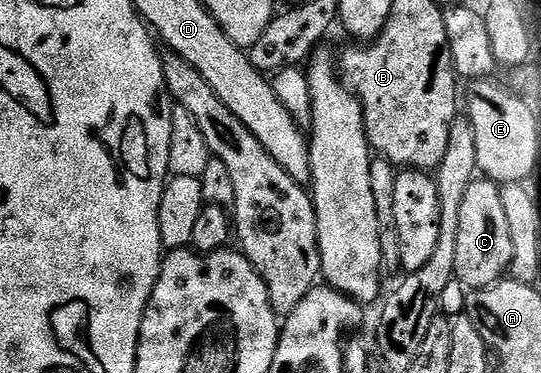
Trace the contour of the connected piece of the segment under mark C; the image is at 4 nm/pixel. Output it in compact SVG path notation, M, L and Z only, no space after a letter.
M474 179L463 194L463 207L459 209L459 243L455 253L455 278L467 290L489 288L502 279L513 267L511 226L507 226L507 213L503 210L501 188L492 180Z

